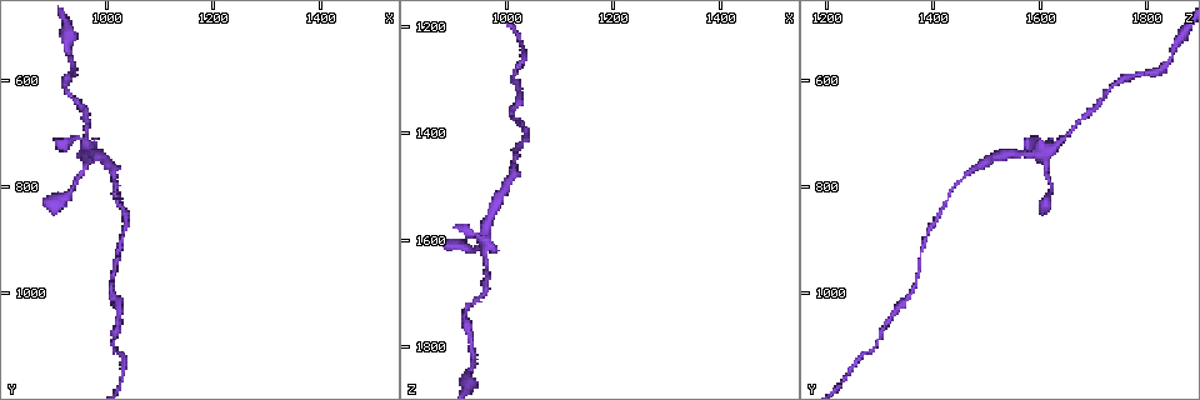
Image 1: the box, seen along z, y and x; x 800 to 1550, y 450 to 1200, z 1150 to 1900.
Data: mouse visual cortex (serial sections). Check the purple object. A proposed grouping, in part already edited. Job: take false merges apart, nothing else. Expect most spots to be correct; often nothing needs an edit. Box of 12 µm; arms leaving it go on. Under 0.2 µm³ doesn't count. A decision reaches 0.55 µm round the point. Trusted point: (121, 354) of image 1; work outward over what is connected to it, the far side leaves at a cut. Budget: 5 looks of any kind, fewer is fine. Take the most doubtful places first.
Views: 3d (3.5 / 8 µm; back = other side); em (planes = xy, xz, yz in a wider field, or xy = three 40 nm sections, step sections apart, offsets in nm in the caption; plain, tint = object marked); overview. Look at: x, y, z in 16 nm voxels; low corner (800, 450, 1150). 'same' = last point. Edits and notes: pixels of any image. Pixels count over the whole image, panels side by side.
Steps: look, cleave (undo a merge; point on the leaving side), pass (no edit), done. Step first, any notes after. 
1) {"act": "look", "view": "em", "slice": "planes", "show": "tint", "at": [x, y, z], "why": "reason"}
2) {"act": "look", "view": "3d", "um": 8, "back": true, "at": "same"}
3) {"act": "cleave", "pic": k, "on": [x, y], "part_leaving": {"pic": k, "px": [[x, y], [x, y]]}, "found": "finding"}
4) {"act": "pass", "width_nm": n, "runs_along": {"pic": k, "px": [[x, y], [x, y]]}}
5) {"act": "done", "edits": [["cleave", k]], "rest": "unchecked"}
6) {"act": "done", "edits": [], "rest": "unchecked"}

{"act": "look", "view": "3d", "um": 3.5, "at": [1025, 1055, 1320], "why": "calibre changes"}

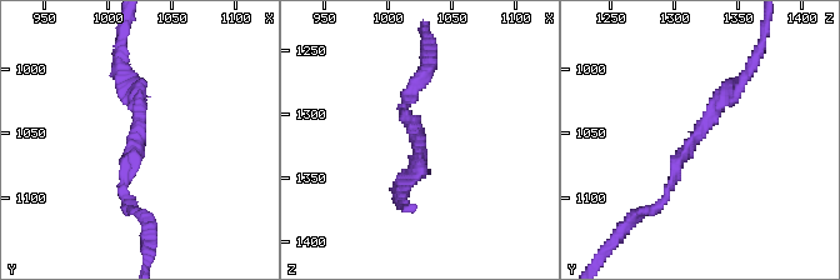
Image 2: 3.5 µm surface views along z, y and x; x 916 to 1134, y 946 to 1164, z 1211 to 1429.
{"act": "look", "view": "em", "slice": "xy", "step": 3, "show": "tint", "at": [1024, 1050, 1316], "why": "need the tissue"}

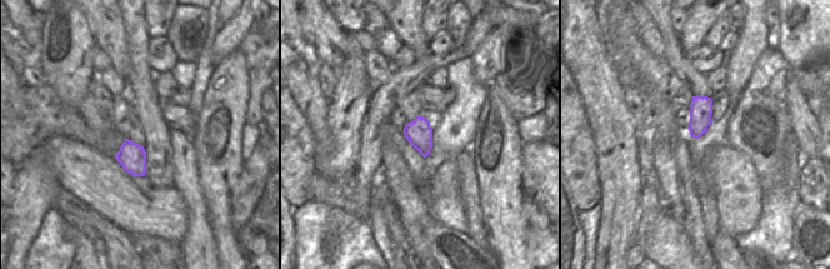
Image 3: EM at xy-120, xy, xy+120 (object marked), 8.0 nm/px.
{"act": "pass", "found": "all the same cell"}

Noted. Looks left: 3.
{"act": "look", "view": "3d", "um": 3.5, "at": [1015, 925, 1380], "why": "a narrow waist"}

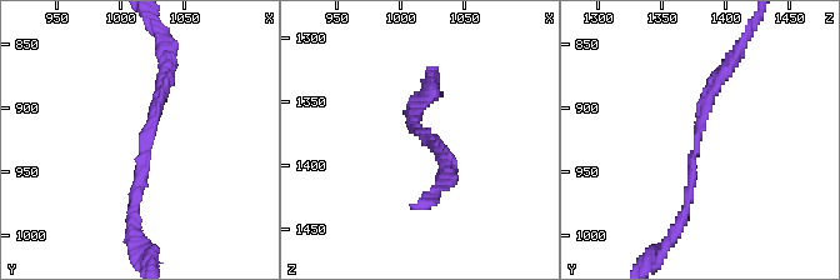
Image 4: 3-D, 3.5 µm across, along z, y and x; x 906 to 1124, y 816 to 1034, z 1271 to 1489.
{"act": "look", "view": "em", "slice": "planes", "show": "tint", "at": [1018, 926, 1378], "arm_widths_nm": [150, 150]}

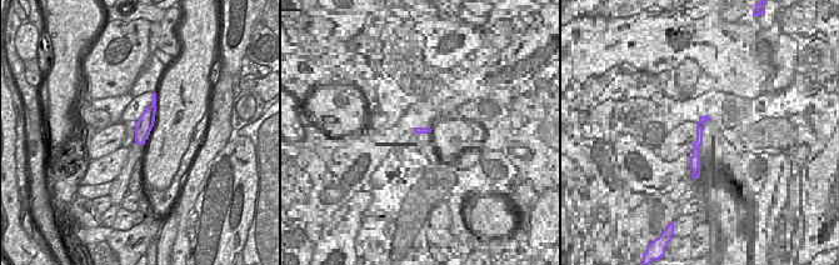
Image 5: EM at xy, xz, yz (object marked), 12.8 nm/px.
{"act": "pass", "runs_along": {"pic": 4, "px": [[681, 216], [698, 129], [726, 68]]}, "found": "continuous, no second cell"}

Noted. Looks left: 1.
{"act": "done", "edits": [], "rest": "unchecked"}

